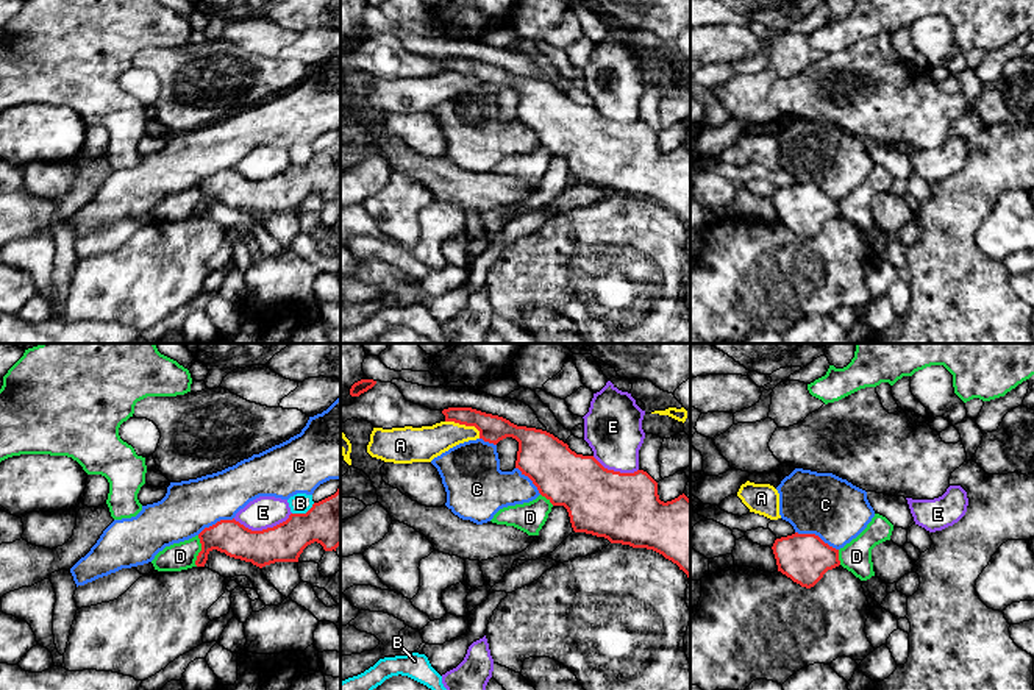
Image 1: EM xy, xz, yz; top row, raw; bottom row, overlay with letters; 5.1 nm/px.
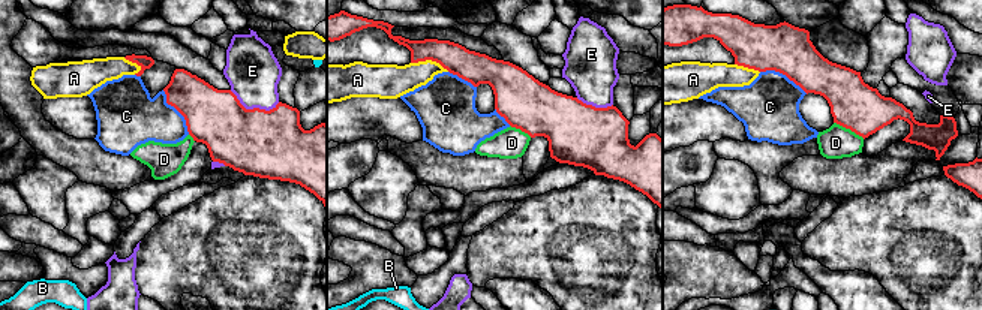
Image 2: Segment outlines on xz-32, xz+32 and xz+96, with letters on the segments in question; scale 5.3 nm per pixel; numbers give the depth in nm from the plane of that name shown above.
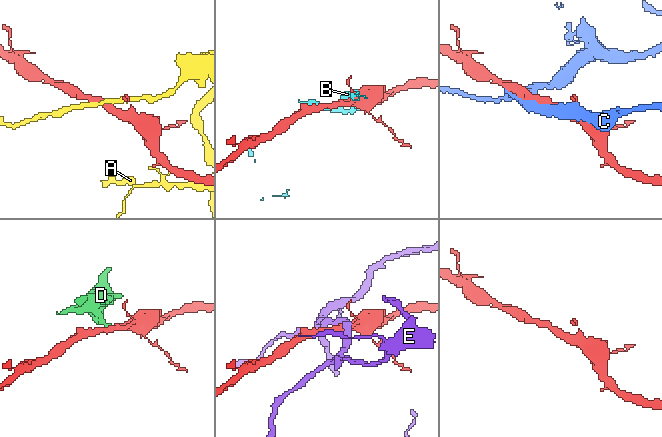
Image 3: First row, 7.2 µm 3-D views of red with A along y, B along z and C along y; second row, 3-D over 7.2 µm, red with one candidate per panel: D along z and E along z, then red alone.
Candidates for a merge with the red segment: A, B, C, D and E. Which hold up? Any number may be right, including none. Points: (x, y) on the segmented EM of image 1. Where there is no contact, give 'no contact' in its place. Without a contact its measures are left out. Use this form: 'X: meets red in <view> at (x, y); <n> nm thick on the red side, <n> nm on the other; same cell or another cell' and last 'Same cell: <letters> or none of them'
A: meets red in xz at (466, 425); 140 nm thick on the red side, 180 nm on the other; another cell
B: meets red in xy at (303, 514); 260 nm thick on the red side, 110 nm on the other; another cell
C: meets red in yz at (817, 536); 260 nm thick on the red side, 320 nm on the other; another cell
D: meets red in xy at (200, 551); 180 nm thick on the red side, 140 nm on the other; another cell
E: meets red in xy at (263, 529); 200 nm thick on the red side, 160 nm on the other; another cell
Same cell: none of them

